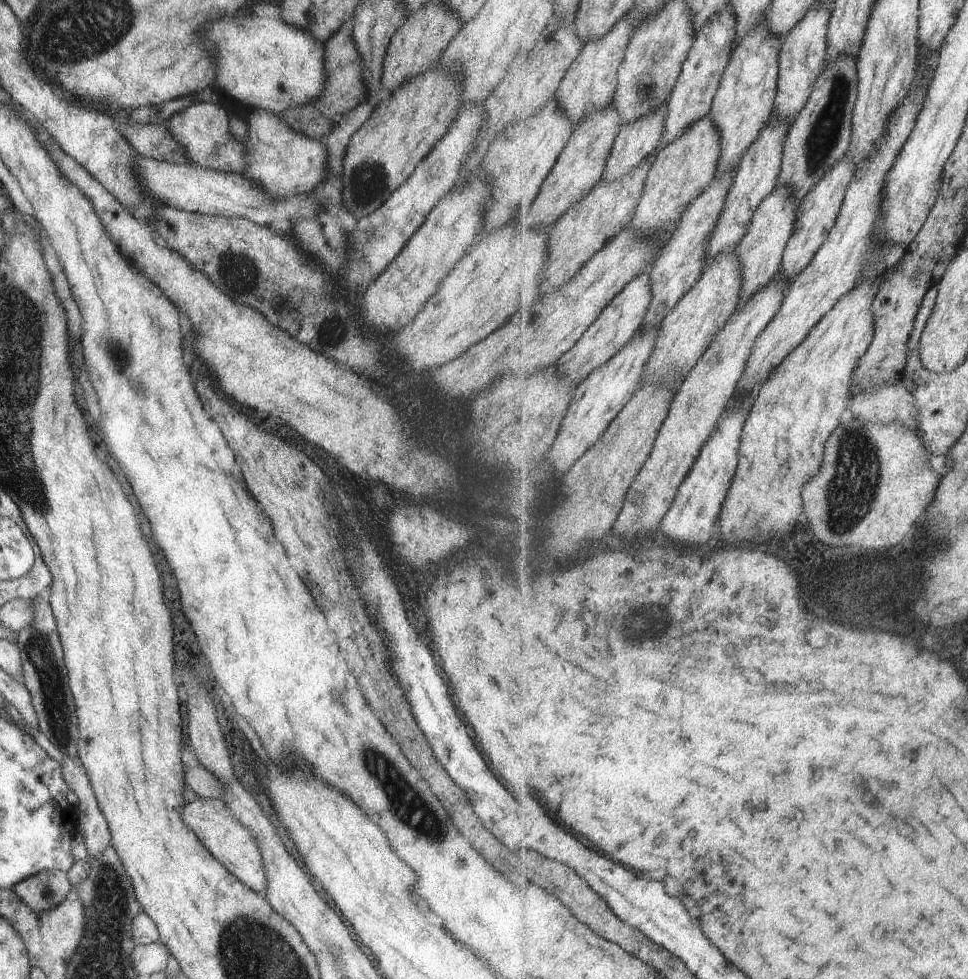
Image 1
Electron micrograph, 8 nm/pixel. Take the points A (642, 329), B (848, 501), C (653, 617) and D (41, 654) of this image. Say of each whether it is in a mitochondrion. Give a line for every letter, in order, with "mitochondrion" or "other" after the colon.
A: other
B: mitochondrion
C: mitochondrion
D: mitochondrion

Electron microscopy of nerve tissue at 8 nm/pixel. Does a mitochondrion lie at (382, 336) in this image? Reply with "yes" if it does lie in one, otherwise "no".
no

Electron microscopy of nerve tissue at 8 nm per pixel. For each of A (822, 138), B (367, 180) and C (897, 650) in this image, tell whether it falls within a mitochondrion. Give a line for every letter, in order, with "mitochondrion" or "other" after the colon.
A: mitochondrion
B: mitochondrion
C: other

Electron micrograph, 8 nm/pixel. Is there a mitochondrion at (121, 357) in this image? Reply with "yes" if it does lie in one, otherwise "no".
yes

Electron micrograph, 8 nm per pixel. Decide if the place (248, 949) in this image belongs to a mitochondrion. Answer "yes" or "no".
yes

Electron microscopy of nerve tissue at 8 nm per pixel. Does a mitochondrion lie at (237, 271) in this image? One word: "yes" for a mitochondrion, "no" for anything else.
yes

